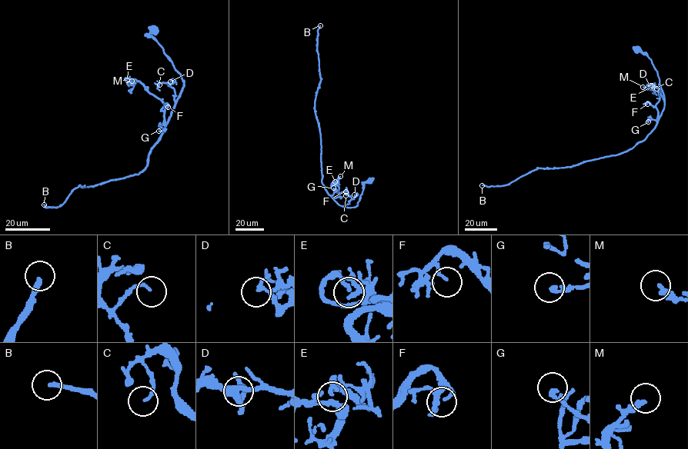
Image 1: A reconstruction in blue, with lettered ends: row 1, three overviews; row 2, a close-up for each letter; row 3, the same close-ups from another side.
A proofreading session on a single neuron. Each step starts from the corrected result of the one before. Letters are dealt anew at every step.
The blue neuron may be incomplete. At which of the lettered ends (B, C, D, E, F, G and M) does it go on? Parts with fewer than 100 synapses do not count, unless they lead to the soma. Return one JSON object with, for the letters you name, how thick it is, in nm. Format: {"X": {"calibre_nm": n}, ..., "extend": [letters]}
{"B": {"calibre_nm": 200}, "extend": ["B"]}

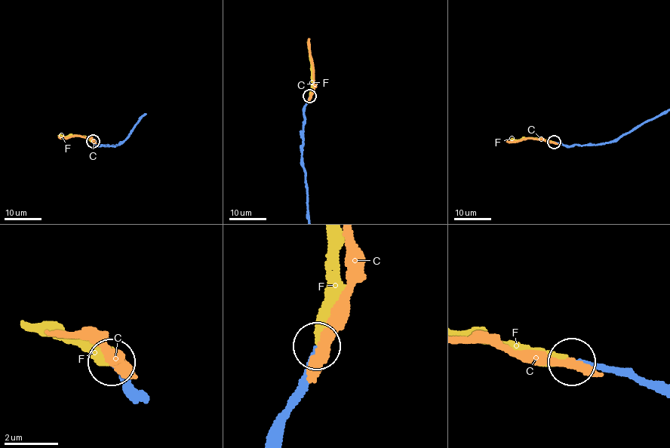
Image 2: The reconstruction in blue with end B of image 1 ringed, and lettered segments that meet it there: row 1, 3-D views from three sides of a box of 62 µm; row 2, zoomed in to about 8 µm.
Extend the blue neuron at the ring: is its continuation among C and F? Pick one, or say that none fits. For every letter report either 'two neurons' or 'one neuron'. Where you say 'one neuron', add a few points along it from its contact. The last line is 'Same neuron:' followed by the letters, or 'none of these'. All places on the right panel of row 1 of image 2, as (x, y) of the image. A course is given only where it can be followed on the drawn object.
C: two neurons
F: one neuron | via (554, 142), (536, 138), (510, 139)
Same neuron: F

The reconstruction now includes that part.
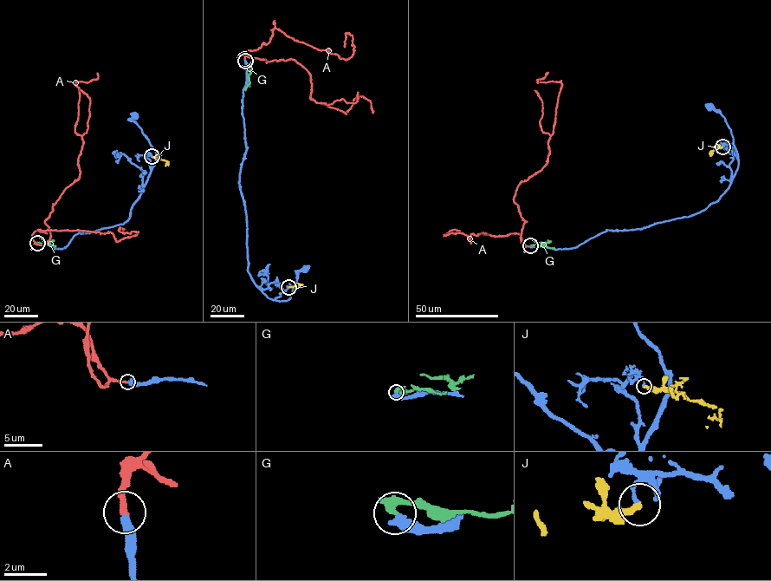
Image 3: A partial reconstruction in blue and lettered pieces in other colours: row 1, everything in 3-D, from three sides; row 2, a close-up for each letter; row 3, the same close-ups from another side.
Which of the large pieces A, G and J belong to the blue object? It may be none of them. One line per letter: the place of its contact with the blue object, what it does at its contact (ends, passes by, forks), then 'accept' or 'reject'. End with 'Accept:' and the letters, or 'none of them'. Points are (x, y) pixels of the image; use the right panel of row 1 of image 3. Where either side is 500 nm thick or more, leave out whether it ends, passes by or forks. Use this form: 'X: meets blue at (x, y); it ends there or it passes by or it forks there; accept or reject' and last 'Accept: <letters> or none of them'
A: meets blue at (529, 246); it ends there; accept
G: meets blue at (530, 245); reject
J: meets blue at (722, 146); it ends there; reject
Accept: A

